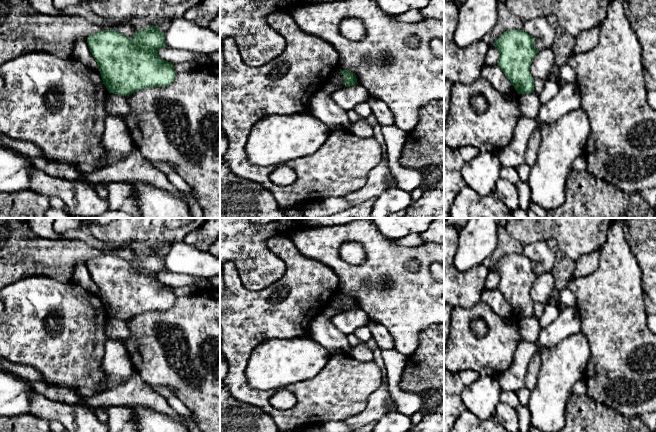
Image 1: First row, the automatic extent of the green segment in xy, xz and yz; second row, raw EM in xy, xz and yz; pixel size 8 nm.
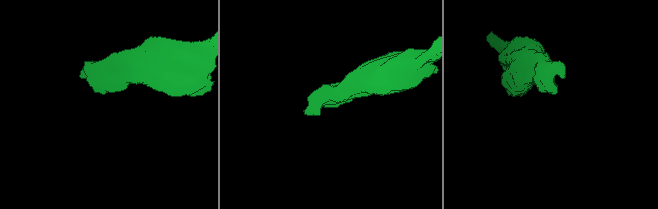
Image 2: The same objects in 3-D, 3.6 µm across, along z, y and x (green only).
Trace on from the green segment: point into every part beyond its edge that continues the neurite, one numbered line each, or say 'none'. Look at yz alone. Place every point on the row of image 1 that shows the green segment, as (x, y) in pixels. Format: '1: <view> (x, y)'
none

